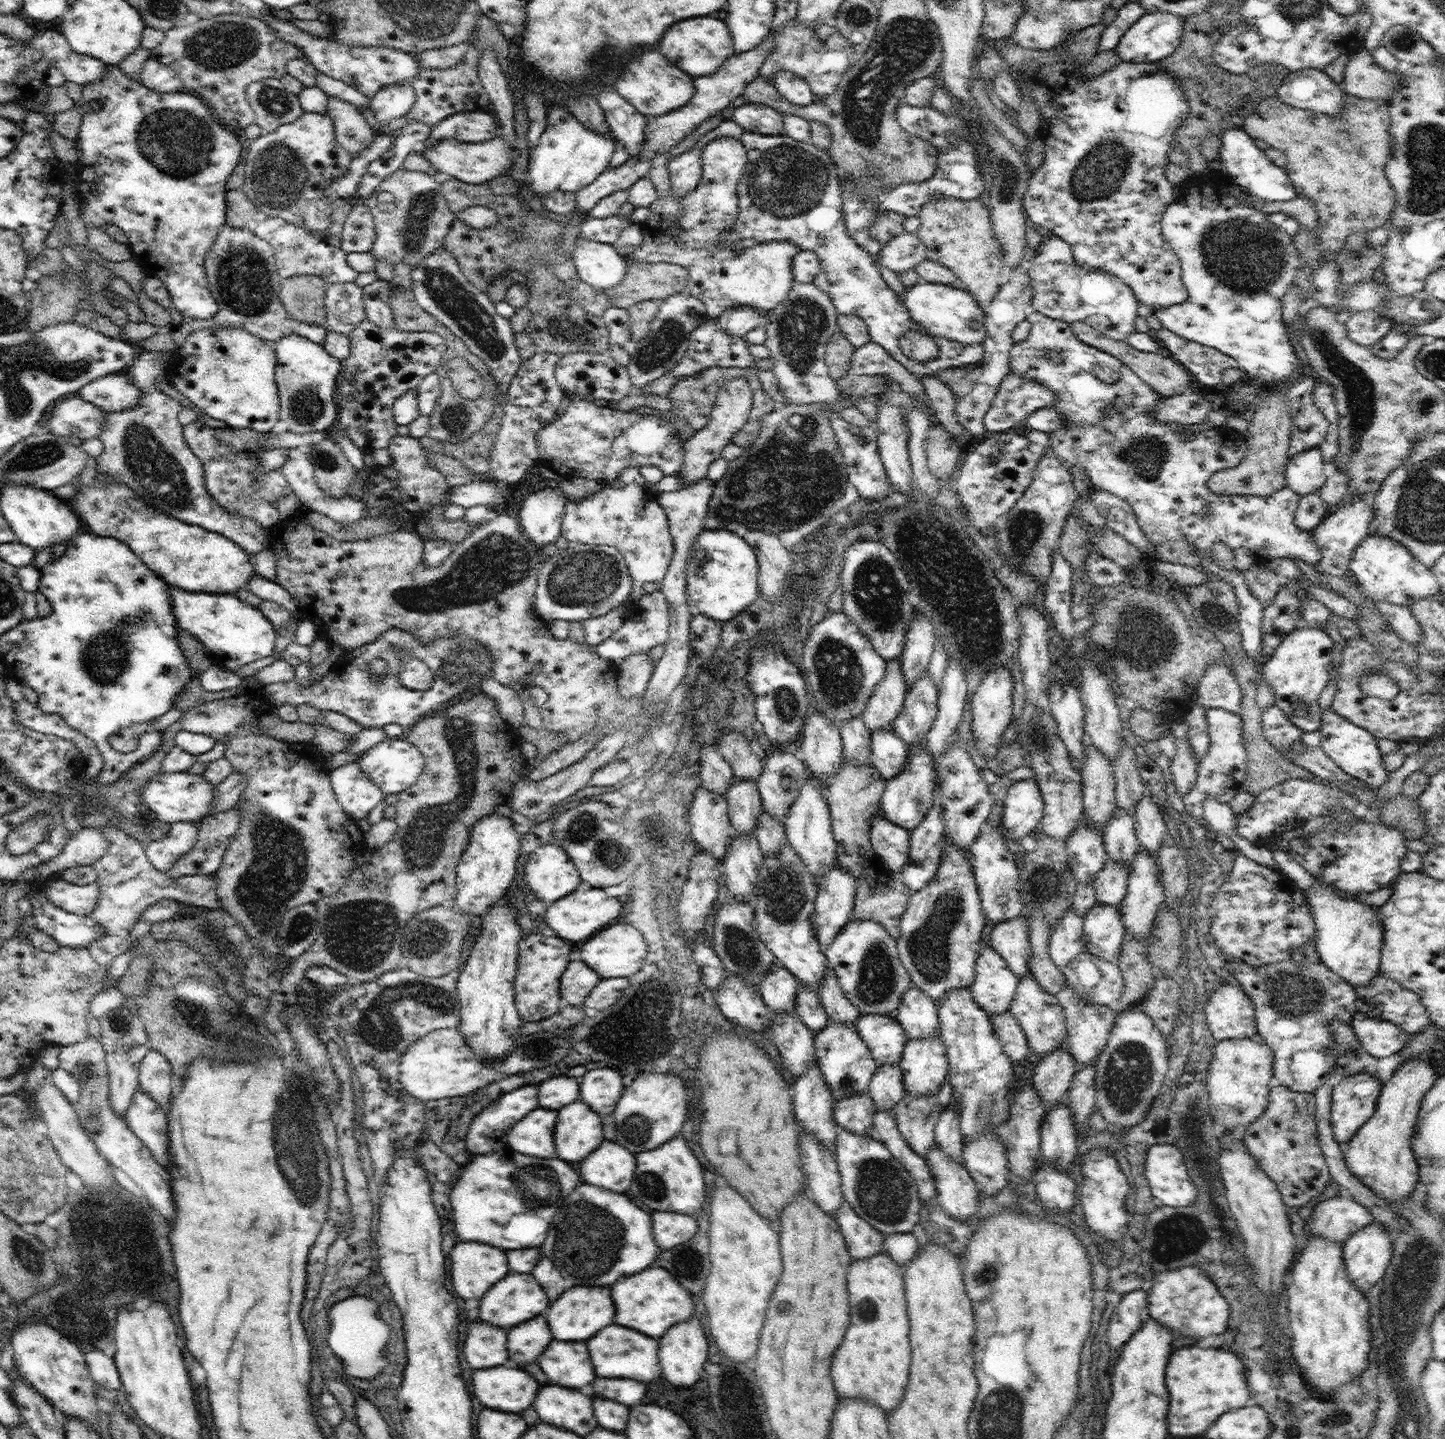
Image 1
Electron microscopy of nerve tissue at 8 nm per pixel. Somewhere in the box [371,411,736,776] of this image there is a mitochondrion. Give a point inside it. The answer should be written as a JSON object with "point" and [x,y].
{"point":[481,573]}

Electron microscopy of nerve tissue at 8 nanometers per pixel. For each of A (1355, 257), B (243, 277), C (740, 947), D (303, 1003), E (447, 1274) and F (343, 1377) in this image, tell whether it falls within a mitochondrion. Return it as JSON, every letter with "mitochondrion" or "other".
{"A":"mitochondrion","B":"mitochondrion","C":"mitochondrion","D":"other","E":"other","F":"other"}

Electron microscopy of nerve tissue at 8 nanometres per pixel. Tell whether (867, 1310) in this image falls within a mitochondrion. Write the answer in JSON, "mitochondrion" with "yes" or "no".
{"mitochondrion":"yes"}

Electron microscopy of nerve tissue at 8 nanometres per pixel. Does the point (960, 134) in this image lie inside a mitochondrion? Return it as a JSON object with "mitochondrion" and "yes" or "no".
{"mitochondrion":"yes"}

